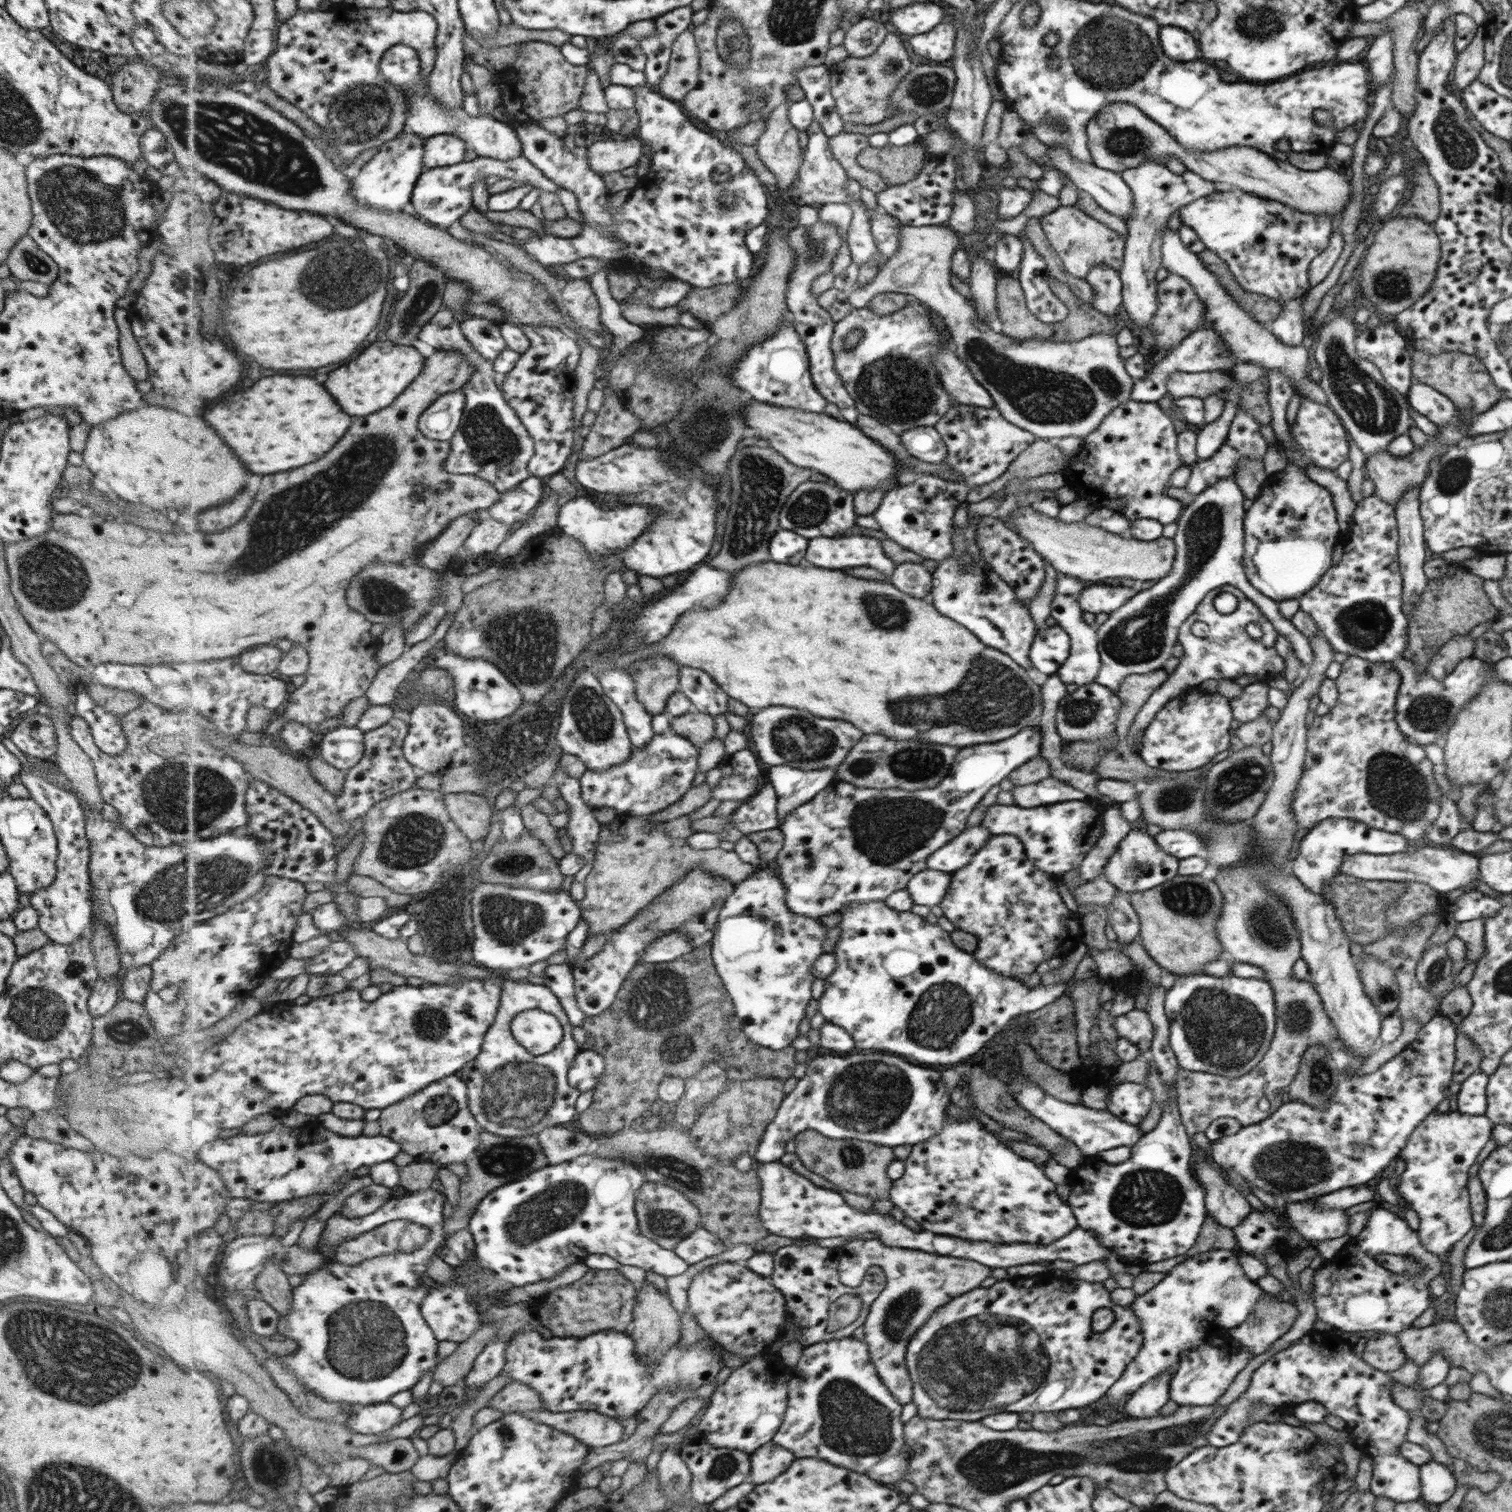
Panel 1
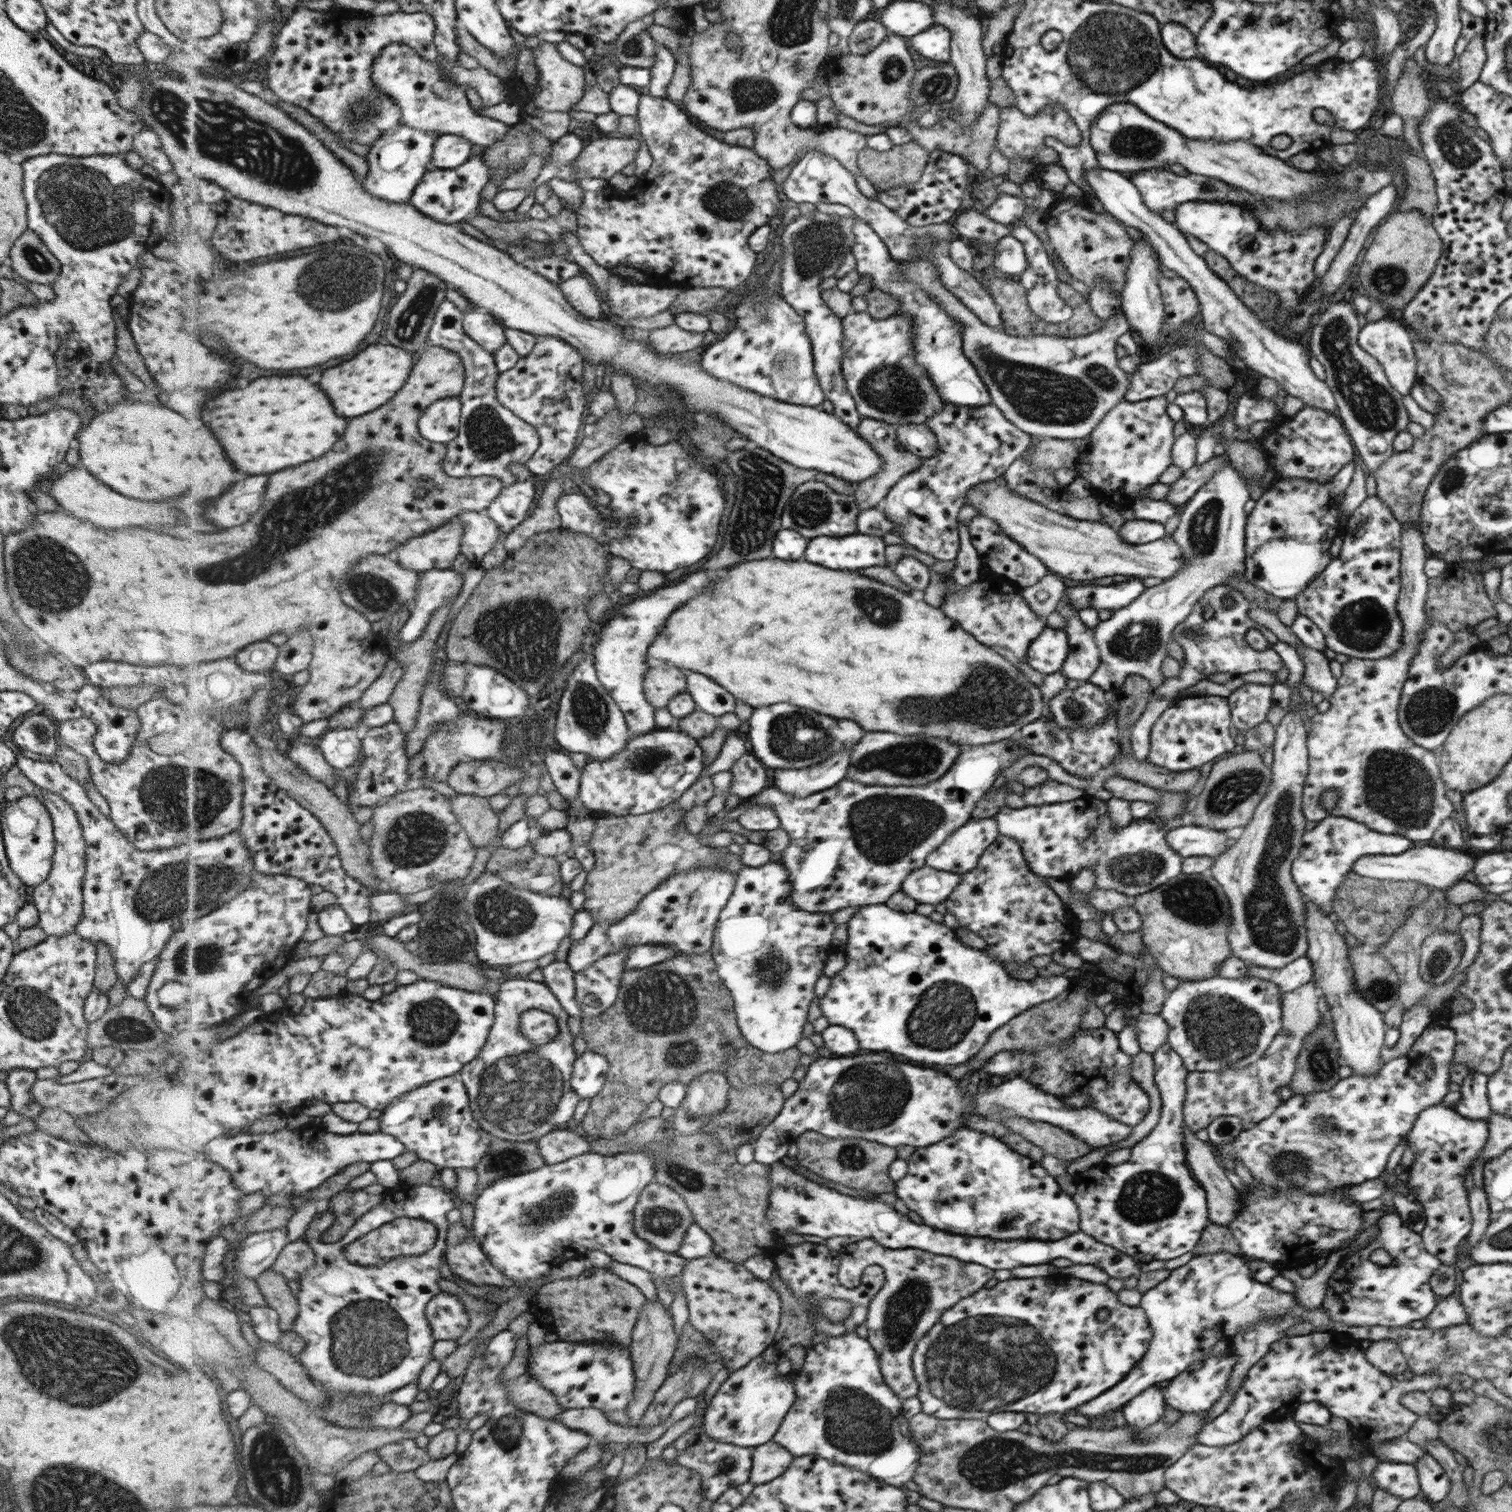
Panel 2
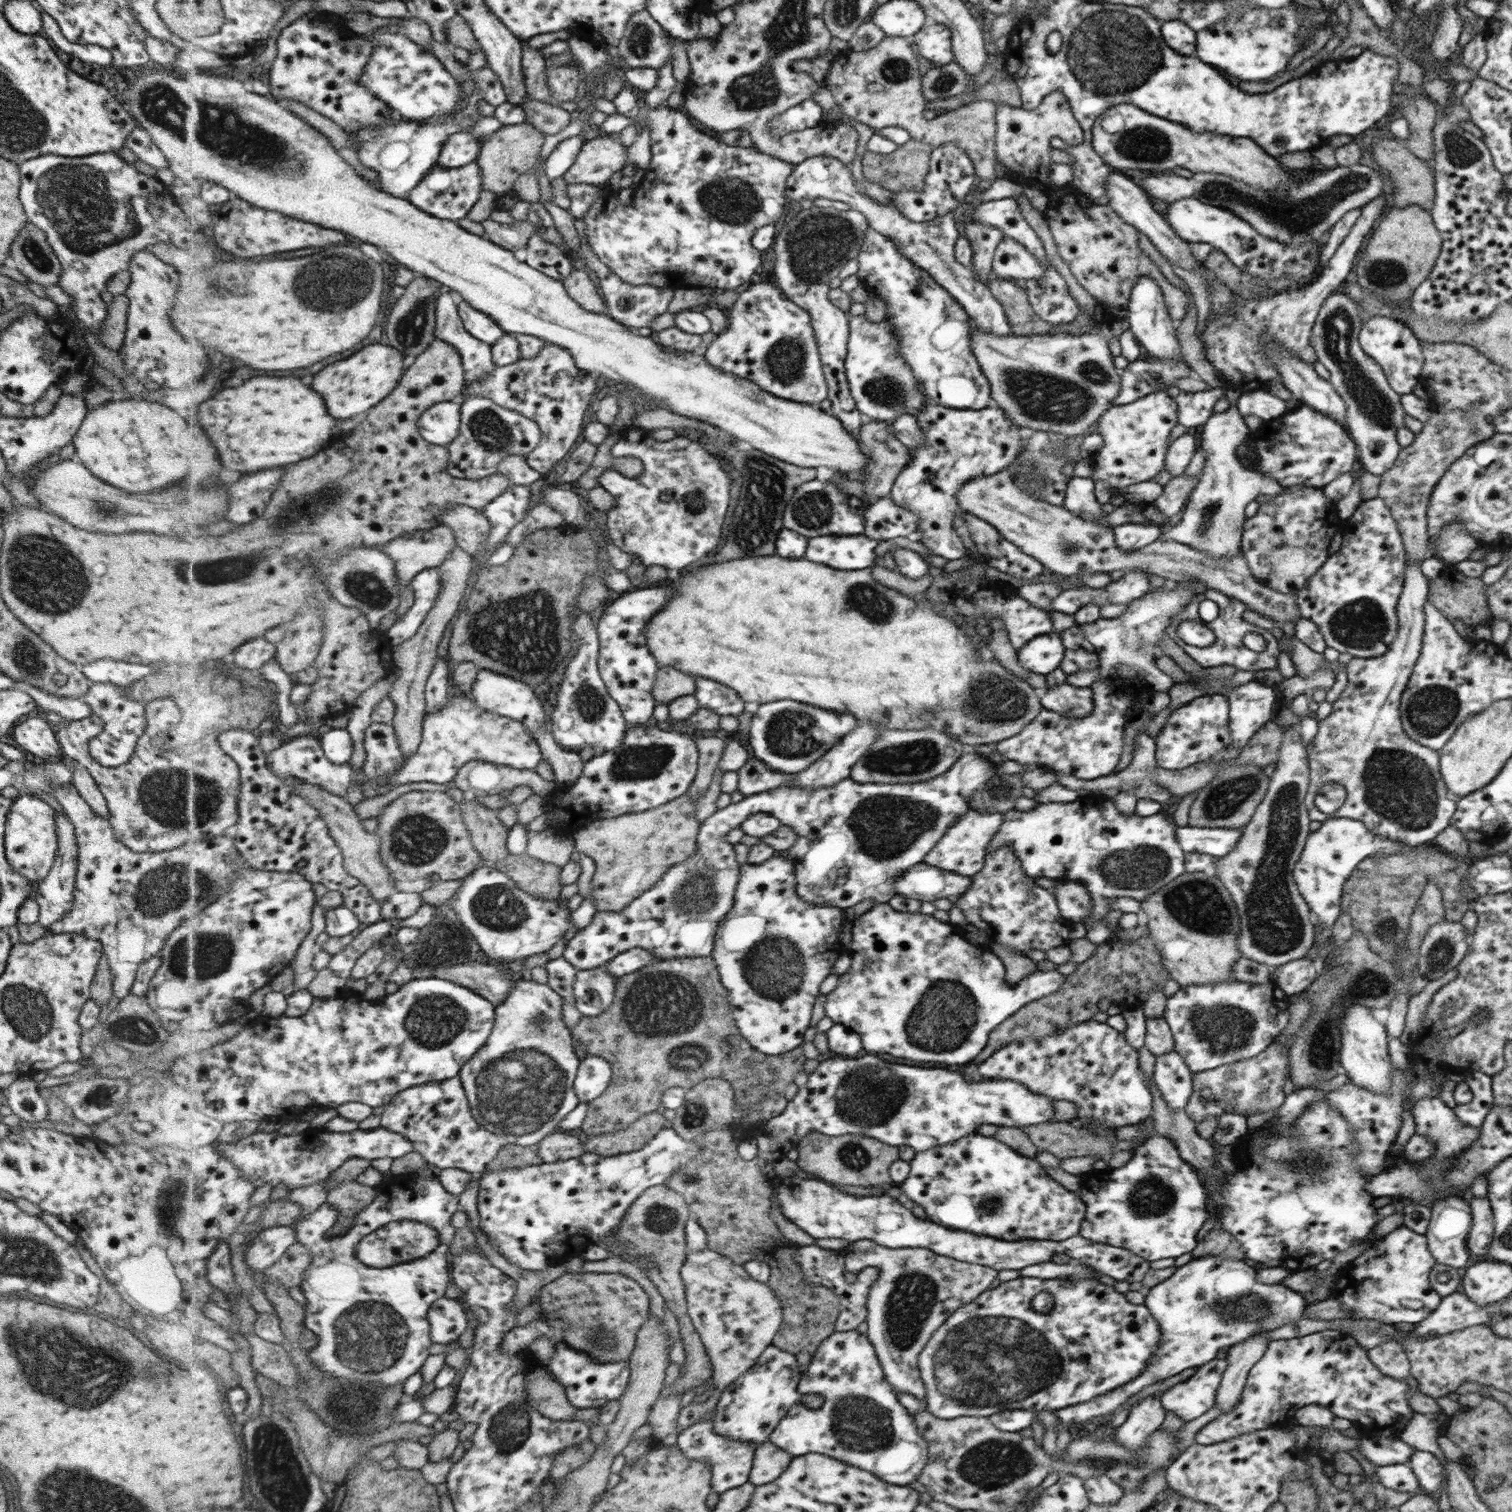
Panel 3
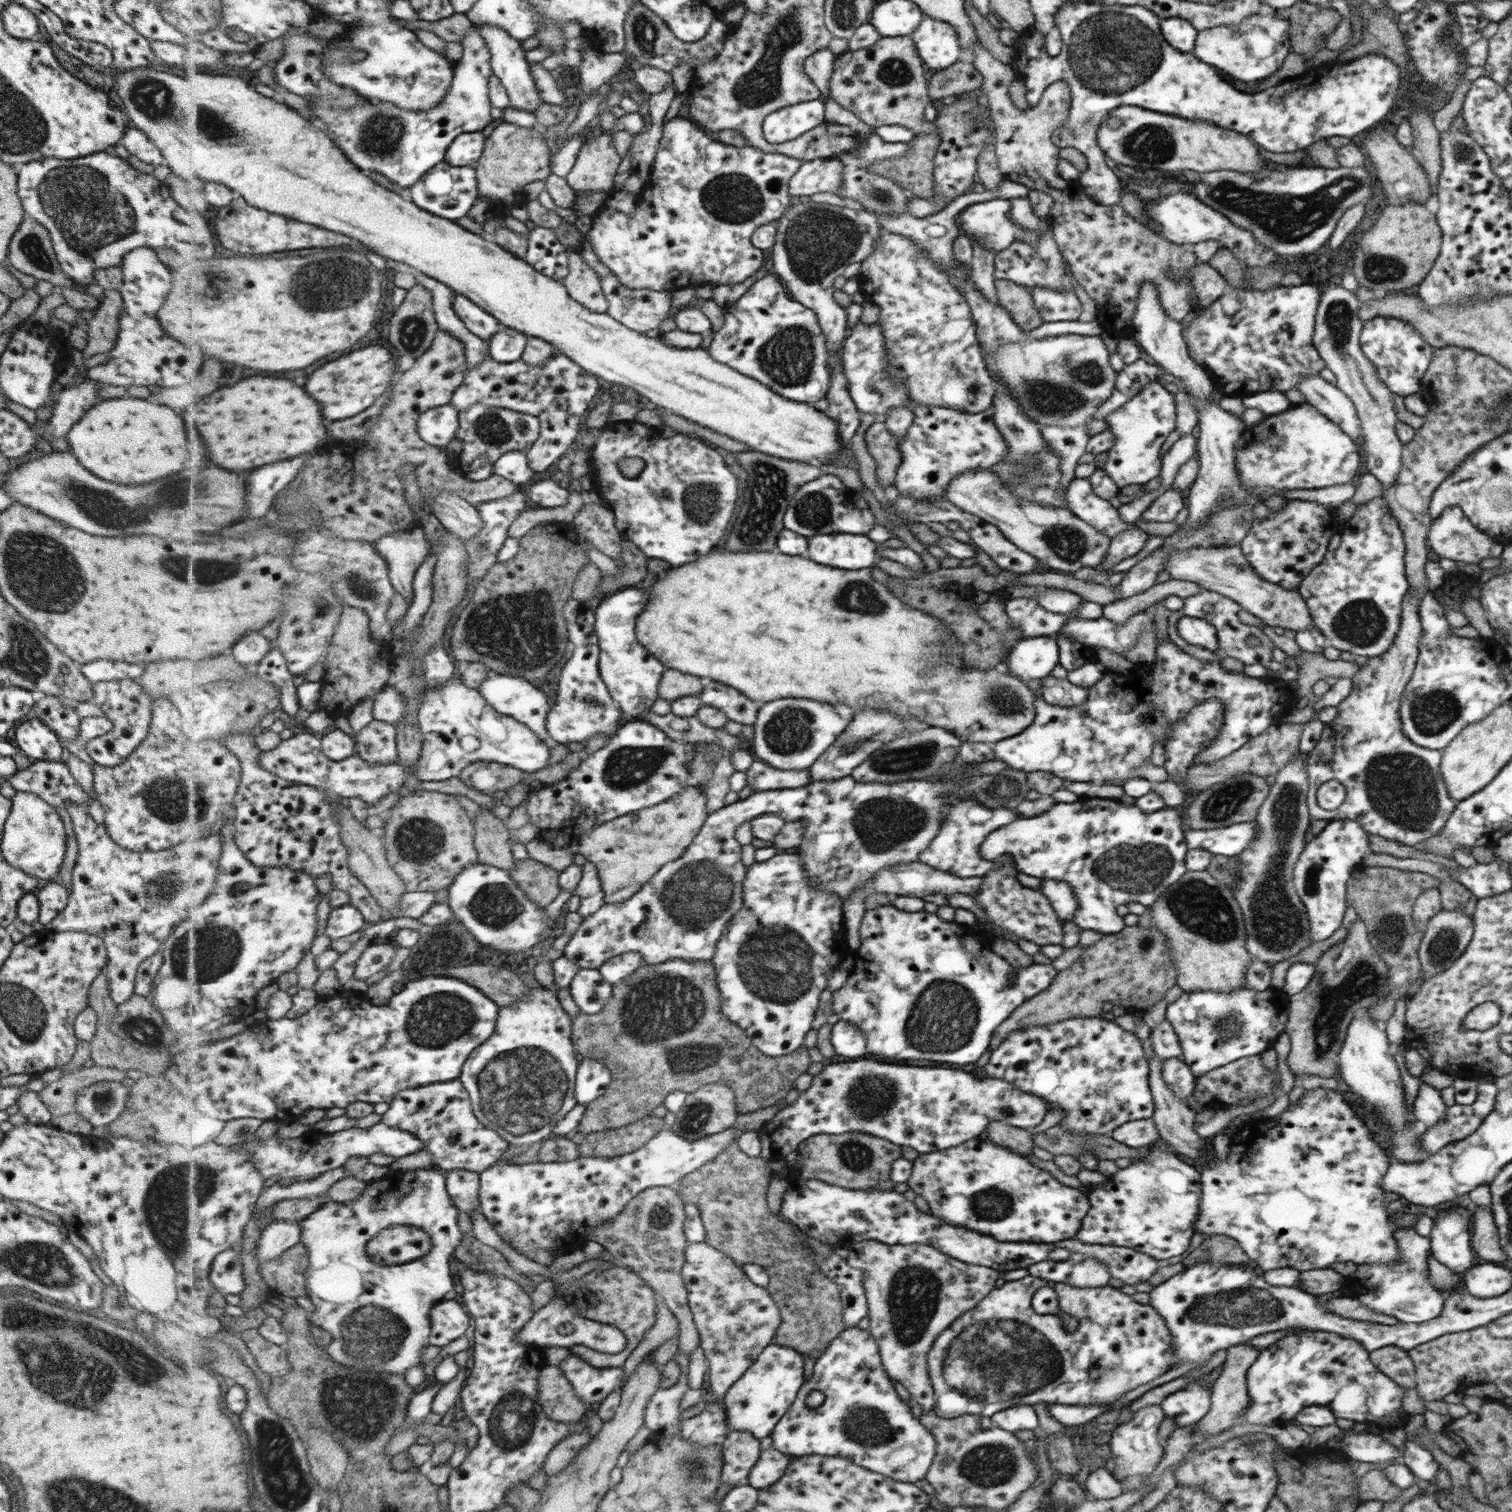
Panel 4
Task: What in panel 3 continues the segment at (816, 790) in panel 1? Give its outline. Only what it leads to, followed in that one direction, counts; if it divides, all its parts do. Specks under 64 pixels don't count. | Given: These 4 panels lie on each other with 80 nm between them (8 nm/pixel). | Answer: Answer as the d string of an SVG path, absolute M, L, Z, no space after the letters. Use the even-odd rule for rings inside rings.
M863 720L839 744L833 746L823 759L802 773L792 773L792 786L799 788L825 788L835 786L851 776L851 766L863 756L874 738L885 726L871 726Z

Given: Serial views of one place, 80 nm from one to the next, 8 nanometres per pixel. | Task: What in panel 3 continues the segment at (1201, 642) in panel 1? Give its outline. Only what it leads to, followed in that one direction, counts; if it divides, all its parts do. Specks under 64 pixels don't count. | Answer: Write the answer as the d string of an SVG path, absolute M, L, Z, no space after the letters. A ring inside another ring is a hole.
M1205 589L1205 592L1202 594L1197 594L1192 597L1192 599L1187 603L1186 608L1182 610L1182 613L1177 614L1175 617L1171 618L1169 625L1167 625L1167 636L1173 640L1173 642L1179 648L1182 648L1188 657L1191 657L1195 663L1203 668L1227 665L1233 666L1233 668L1236 670L1256 671L1276 669L1277 655L1279 655L1277 640L1270 634L1267 629L1261 629L1257 626L1254 626L1253 624L1249 624L1249 622L1243 622L1241 614L1243 613L1244 609L1244 604L1235 597L1227 596L1222 592L1217 592L1215 589ZM1205 598L1207 598L1207 600L1211 600L1211 602L1215 602L1215 604L1218 606L1217 618L1207 623L1200 620L1197 612L1197 604L1199 604L1200 600L1205 600ZM1183 621L1201 623L1201 625L1207 627L1207 629L1213 633L1215 642L1213 642L1211 646L1205 647L1187 645L1176 635L1177 626ZM1247 633L1255 633L1263 637L1263 640L1265 640L1266 643L1265 650L1263 650L1263 652L1251 652L1251 650L1247 650L1247 648L1243 646L1241 643L1241 638L1243 638L1243 636L1245 636Z

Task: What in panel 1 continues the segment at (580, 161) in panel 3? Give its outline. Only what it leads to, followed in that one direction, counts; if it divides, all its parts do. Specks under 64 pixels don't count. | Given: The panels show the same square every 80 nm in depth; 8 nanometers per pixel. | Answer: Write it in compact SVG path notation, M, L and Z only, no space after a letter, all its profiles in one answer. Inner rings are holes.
M631 137L625 141L595 141L588 148L587 160L595 174L605 176L638 166L644 149L645 144L641 144L641 140Z

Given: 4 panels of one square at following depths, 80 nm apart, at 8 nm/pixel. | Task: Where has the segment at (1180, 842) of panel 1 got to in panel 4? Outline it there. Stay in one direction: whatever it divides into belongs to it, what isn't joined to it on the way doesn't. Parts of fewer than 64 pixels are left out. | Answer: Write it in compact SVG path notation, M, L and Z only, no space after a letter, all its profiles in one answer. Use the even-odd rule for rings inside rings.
M1255 821L1240 822L1225 828L1209 830L1187 829L1185 834L1186 846L1202 848L1213 854L1233 857L1241 853L1252 841L1256 833Z

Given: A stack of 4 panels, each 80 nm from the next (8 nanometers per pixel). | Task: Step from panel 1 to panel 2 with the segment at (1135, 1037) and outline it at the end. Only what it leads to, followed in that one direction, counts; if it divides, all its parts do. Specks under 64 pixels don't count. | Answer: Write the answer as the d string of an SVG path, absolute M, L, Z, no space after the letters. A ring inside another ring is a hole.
M1139 1013L1130 1026L1136 1032L1138 1047L1143 1052L1155 1052L1158 1046L1166 1043L1167 1023L1159 1014Z

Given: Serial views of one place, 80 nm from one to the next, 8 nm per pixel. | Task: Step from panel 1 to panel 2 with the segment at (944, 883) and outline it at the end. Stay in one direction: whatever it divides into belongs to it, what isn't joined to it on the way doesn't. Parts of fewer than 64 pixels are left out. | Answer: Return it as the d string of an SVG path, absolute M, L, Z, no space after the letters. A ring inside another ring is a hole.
M923 864L922 868L908 874L901 886L901 892L917 904L933 905L946 901L960 882L959 874L935 870Z

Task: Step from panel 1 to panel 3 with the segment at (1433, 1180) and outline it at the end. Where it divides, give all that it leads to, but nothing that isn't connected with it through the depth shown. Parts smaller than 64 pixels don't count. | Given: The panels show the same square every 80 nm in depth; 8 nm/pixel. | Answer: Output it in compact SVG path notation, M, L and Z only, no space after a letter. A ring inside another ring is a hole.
M1438 1096L1423 1097L1419 1099L1412 1108L1412 1118L1414 1123L1414 1135L1427 1137L1431 1141L1435 1141L1435 1150L1429 1160L1433 1165L1435 1161L1443 1161L1449 1157L1455 1157L1456 1154L1461 1154L1469 1145L1477 1141L1479 1135L1479 1127L1471 1128L1467 1124L1459 1124L1453 1110L1447 1108L1447 1104L1443 1103ZM1449 1193L1443 1197L1435 1198L1428 1206L1430 1219L1428 1220L1427 1232L1422 1236L1427 1240L1430 1253L1441 1265L1452 1266L1459 1270L1465 1269L1463 1265L1465 1261L1467 1263L1469 1256L1466 1240L1471 1224L1470 1206L1461 1199L1459 1193Z

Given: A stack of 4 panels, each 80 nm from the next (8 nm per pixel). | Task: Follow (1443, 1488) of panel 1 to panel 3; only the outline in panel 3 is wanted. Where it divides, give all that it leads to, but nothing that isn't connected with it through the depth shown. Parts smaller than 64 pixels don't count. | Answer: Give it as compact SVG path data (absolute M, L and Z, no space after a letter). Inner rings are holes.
M1415 1449L1406 1464L1417 1476L1420 1492L1436 1497L1440 1492L1439 1487L1443 1479L1439 1459L1431 1453Z

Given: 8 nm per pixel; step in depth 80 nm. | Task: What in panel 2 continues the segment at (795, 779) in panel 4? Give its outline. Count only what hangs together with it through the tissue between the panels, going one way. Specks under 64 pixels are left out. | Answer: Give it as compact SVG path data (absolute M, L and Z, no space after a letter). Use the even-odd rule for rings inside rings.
M752 753L741 756L730 771L733 774L732 794L740 799L756 796L774 784L772 771L757 760Z

